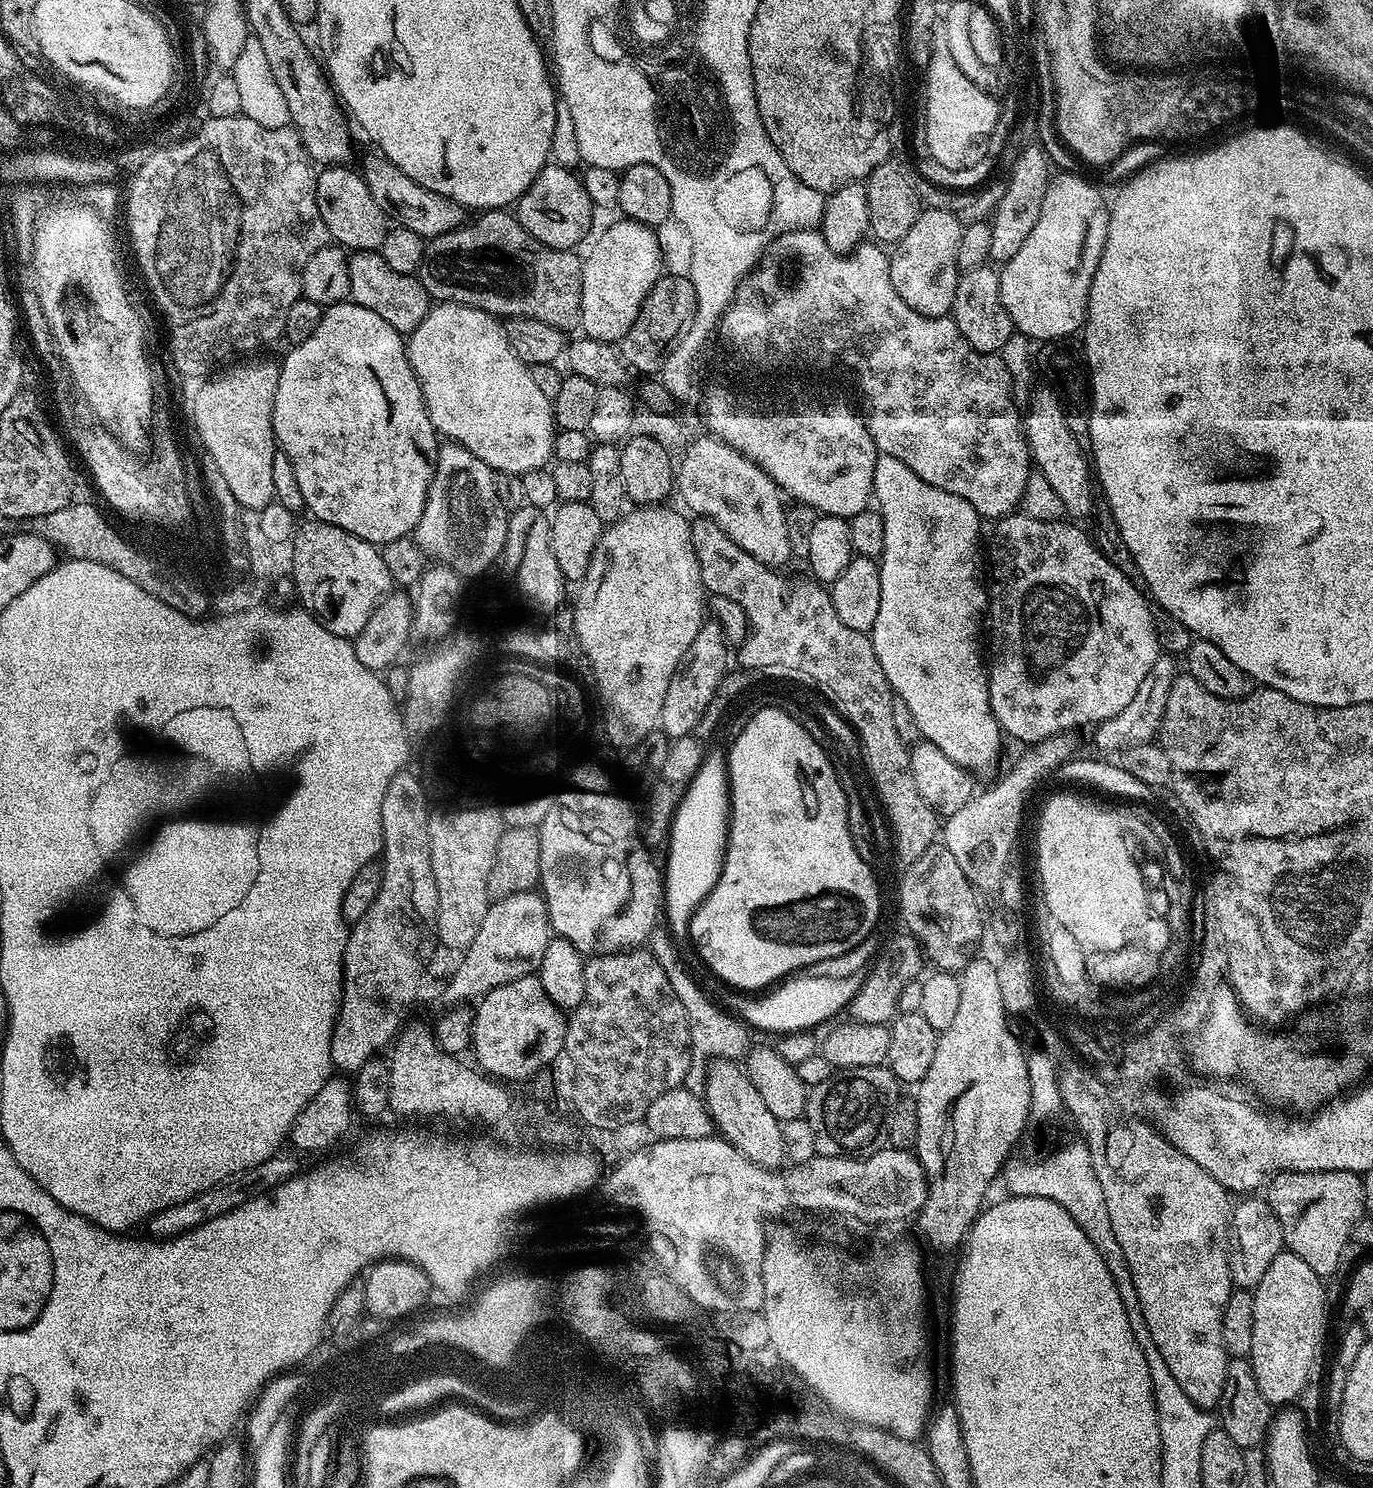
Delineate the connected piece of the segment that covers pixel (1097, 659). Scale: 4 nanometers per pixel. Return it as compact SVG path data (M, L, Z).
M1013 514L1013 515L1010 515L1010 516L1003 516L1003 517L1002 517L1002 519L1000 519L1000 520L997 520L997 521L995 521L995 524L994 524L994 527L993 527L993 528L996 528L996 529L994 529L994 530L993 530L993 532L992 532L992 545L990 545L990 546L989 546L989 548L988 548L988 545L987 545L987 548L986 548L986 556L987 556L987 559L988 559L988 556L989 556L989 558L990 558L990 559L992 559L992 584L991 584L991 580L990 580L990 620L991 620L991 616L992 616L992 660L991 660L991 656L990 656L990 663L989 663L989 664L988 664L988 665L987 665L987 669L988 669L988 693L989 693L989 694L990 694L990 710L991 710L991 711L992 711L992 713L993 713L993 714L994 714L994 718L995 718L995 719L996 719L996 720L997 720L997 722L998 722L998 723L1000 723L1000 731L1001 731L1001 733L1003 733L1003 735L1004 735L1004 736L1005 736L1005 737L1008 737L1008 736L1013 736L1013 738L1014 738L1014 739L1016 739L1016 740L1021 740L1021 742L1022 742L1022 743L1024 743L1024 746L1031 746L1031 745L1034 745L1034 744L1037 744L1037 743L1038 743L1038 742L1042 742L1042 741L1043 741L1043 740L1045 740L1045 739L1046 739L1046 738L1050 738L1050 737L1051 737L1051 736L1063 736L1063 735L1065 735L1065 734L1068 734L1068 733L1071 733L1071 732L1072 732L1072 731L1073 731L1073 730L1072 730L1072 729L1071 729L1071 728L1084 728L1084 727L1086 727L1086 726L1087 726L1087 724L1092 724L1092 725L1091 725L1091 726L1098 726L1098 725L1099 725L1099 724L1100 724L1100 723L1102 723L1102 721L1104 721L1104 720L1109 720L1109 719L1110 719L1110 718L1114 718L1114 714L1118 714L1118 710L1122 710L1122 709L1123 709L1123 708L1125 708L1125 706L1130 706L1130 702L1131 702L1131 701L1132 701L1132 699L1133 699L1133 698L1134 698L1134 694L1135 694L1135 693L1136 693L1136 692L1137 692L1137 690L1138 690L1138 685L1140 685L1140 683L1141 683L1141 682L1142 682L1142 678L1146 678L1146 674L1150 674L1150 670L1151 670L1151 669L1152 669L1152 667L1153 667L1153 666L1154 666L1154 662L1155 662L1155 661L1156 661L1156 659L1158 659L1158 658L1159 658L1159 657L1160 657L1160 656L1161 656L1161 654L1162 654L1162 653L1161 653L1161 651L1160 651L1160 647L1159 647L1159 646L1158 646L1158 634L1157 634L1157 633L1156 633L1156 623L1155 623L1155 622L1154 622L1154 618L1153 618L1153 617L1152 617L1152 609L1153 609L1153 605L1152 605L1152 604L1151 604L1151 603L1150 603L1150 600L1149 600L1149 597L1148 597L1148 596L1147 596L1147 595L1145 595L1145 593L1144 593L1144 592L1143 592L1143 591L1141 591L1141 589L1140 589L1140 588L1139 588L1139 587L1138 587L1138 584L1137 584L1137 581L1136 581L1136 580L1135 580L1135 579L1133 579L1133 577L1130 577L1130 576L1127 576L1127 575L1126 575L1126 574L1122 574L1122 570L1118 570L1118 566L1114 566L1114 565L1113 565L1113 564L1111 564L1111 563L1110 563L1110 562L1109 562L1109 561L1108 561L1108 560L1107 560L1107 558L1105 558L1105 557L1104 557L1104 555L1102 555L1102 554L1101 554L1101 552L1100 552L1100 551L1099 551L1099 550L1098 550L1098 549L1097 549L1097 548L1096 548L1096 546L1095 546L1095 543L1094 543L1094 540L1093 540L1093 537L1092 537L1092 536L1091 536L1091 535L1089 535L1089 536L1087 536L1087 534L1086 534L1086 533L1084 533L1084 532L1083 532L1083 530L1082 530L1082 529L1080 529L1080 528L1075 528L1075 526L1074 526L1074 525L1072 525L1072 524L1068 524L1068 523L1072 523L1072 522L1065 522L1065 521L1064 521L1064 520L1039 520L1039 519L1038 519L1038 518L1030 518L1030 517L1029 517L1029 516L1026 516L1026 515L1023 515L1023 514Z

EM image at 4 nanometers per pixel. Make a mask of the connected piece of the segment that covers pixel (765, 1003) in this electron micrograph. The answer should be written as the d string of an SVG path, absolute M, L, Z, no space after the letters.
M861 973L844 978L810 977L807 974L798 974L760 995L739 993L737 995L739 997L726 1006L730 1014L754 1030L758 1028L776 1032L775 1034L807 1031L815 1029L814 1026L830 1019L839 1011L840 1013L845 1011L862 984Z

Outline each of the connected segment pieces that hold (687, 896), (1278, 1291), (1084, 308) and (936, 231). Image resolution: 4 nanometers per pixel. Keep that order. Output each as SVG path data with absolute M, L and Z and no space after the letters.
M712 750L705 755L698 774L687 785L688 792L679 797L676 806L676 816L672 820L672 835L666 845L668 852L668 872L663 877L663 899L666 901L666 924L676 924L676 932L688 932L684 928L684 920L690 924L692 914L700 907L702 901L712 892L712 888L718 882L720 872L724 869L724 853L728 846L728 830L730 827L730 781L726 760Z
M1283 1250L1258 1282L1254 1298L1254 1346L1251 1362L1258 1390L1273 1406L1288 1406L1308 1388L1308 1377L1316 1368L1316 1355L1328 1328L1325 1281L1298 1254Z
M1053 175L1049 179L1046 198L1042 198L1042 214L1038 214L1034 230L1030 230L1026 242L1022 242L1022 250L1018 250L1014 258L1003 261L999 269L1002 306L1006 306L1006 314L1010 314L1012 327L1019 335L1027 336L1032 342L1047 342L1063 340L1071 337L1071 332L1081 331L1088 315L1090 286L1106 246L1109 211L1109 205L1106 200L1104 204L1099 190L1082 177Z
M925 207L920 216L906 230L906 234L897 240L890 252L890 282L894 282L894 290L898 290L902 302L910 306L910 310L918 310L923 316L946 316L954 306L954 294L960 281L960 267L958 266L958 242L962 242L964 225L955 212Z

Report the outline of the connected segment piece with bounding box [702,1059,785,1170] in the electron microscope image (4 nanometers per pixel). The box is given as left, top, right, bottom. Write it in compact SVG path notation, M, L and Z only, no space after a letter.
M714 1059L707 1065L703 1099L708 1105L715 1131L729 1140L750 1162L763 1168L779 1169L784 1160L784 1132L781 1121L770 1114L762 1094L754 1090L747 1071L733 1060Z

